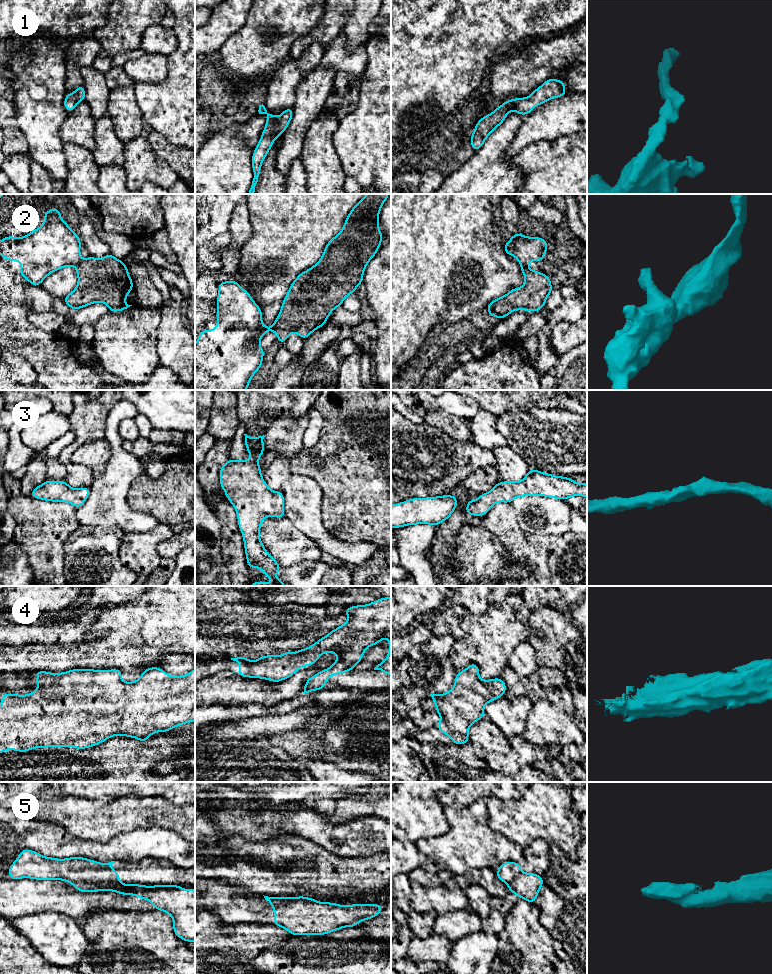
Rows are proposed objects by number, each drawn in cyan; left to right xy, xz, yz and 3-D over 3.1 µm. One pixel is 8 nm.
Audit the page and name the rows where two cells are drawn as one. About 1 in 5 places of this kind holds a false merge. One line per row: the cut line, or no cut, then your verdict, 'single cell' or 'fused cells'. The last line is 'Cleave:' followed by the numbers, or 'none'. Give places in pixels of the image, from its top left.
1: cut none; single cell
2: cut xy (82, 260), (76, 266); fused cells
3: cut none; single cell
4: cut none; single cell
5: cut xy (118, 882), (72, 883); fused cells
Cleave: 2, 5

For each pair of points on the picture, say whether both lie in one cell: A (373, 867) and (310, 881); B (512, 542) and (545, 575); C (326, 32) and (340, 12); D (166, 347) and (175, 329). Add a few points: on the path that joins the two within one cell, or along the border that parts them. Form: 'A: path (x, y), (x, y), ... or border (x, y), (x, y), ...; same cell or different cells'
A: path (357, 875), (332, 876), (326, 880); same cell
B: path (521, 547), (540, 566); same cell
C: path (330, 27), (335, 17); same cell
D: path (170, 343), (173, 340), (173, 333); same cell

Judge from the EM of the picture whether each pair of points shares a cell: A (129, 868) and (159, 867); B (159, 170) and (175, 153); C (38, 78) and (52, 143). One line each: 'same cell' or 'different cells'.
A: same cell
B: different cells
C: same cell

